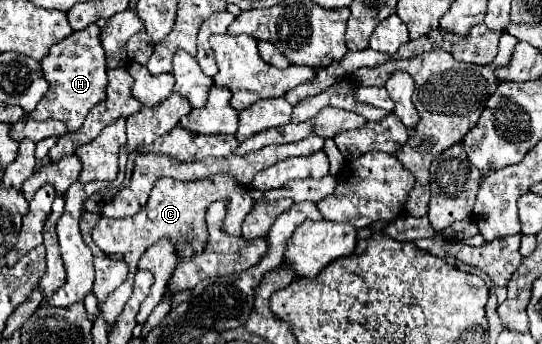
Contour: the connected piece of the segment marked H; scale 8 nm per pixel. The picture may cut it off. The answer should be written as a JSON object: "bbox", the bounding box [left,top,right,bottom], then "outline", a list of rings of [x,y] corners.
{"bbox":[32,23,108,131],"outline":[[[92,23],[82,31],[74,31],[64,41],[52,45],[50,53],[40,61],[40,65],[46,81],[50,83],[50,89],[40,101],[40,105],[32,111],[32,117],[36,121],[58,119],[68,127],[68,131],[80,129],[88,111],[100,101],[104,101],[104,93],[108,85],[106,57],[100,45],[100,27]]]}

